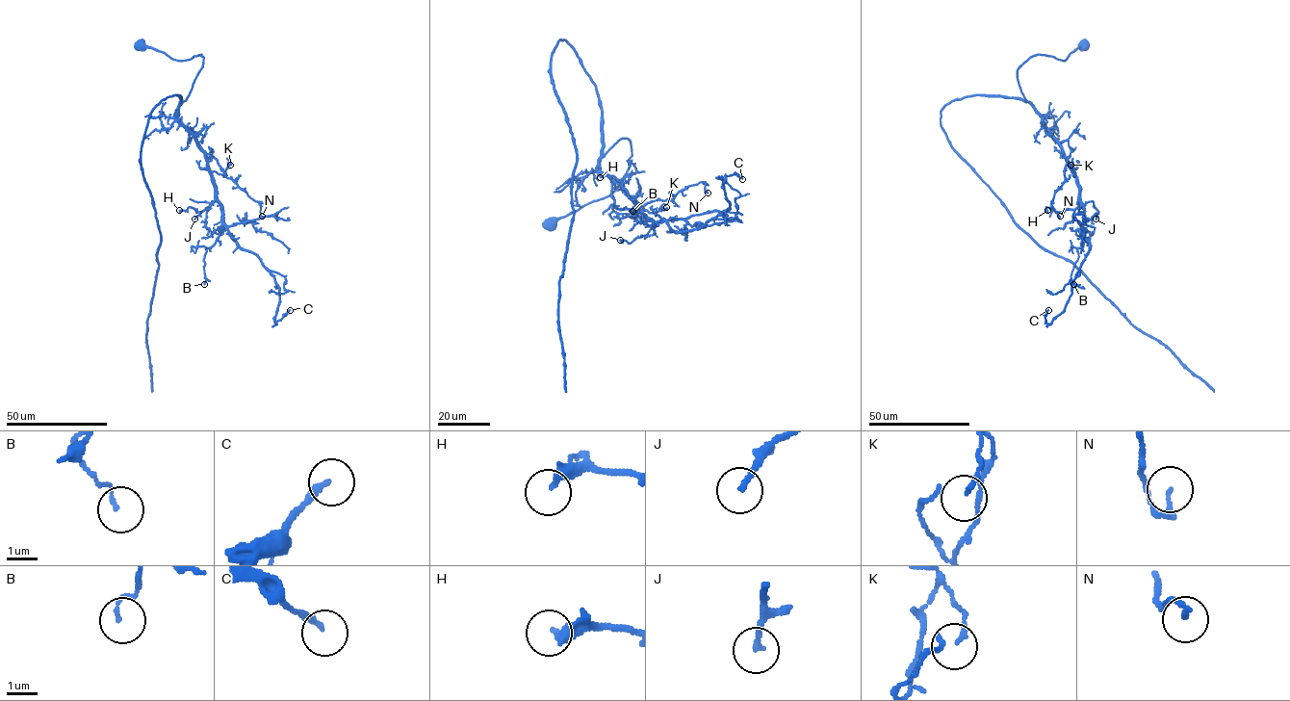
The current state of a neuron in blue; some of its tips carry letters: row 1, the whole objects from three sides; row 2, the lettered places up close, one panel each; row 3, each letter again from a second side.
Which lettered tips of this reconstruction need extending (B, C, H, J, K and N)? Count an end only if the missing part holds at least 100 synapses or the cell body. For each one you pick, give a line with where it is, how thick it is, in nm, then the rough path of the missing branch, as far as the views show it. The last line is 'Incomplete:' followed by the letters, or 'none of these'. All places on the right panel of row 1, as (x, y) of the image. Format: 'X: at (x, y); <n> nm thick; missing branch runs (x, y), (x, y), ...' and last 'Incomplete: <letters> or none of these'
Incomplete: none of these

